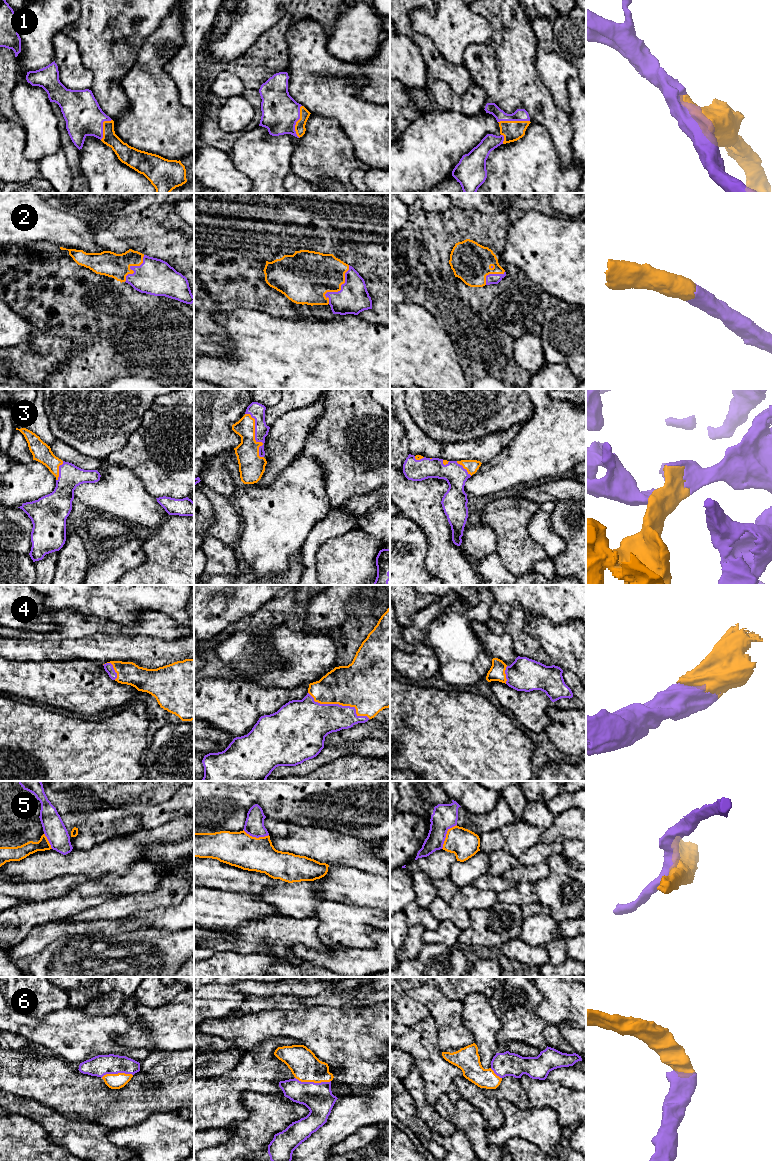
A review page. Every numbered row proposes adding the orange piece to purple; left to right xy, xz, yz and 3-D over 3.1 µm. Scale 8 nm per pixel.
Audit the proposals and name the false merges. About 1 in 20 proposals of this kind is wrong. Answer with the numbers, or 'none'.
5

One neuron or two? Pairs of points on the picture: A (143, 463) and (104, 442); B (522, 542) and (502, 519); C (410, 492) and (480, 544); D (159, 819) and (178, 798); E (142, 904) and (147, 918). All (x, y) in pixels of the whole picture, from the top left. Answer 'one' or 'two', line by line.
A: two
B: one
C: two
D: one
E: two

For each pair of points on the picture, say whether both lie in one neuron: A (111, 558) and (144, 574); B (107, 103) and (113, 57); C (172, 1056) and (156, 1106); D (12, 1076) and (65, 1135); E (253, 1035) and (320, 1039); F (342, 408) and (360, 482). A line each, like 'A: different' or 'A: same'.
A: different
B: same
C: different
D: different
E: same
F: same

